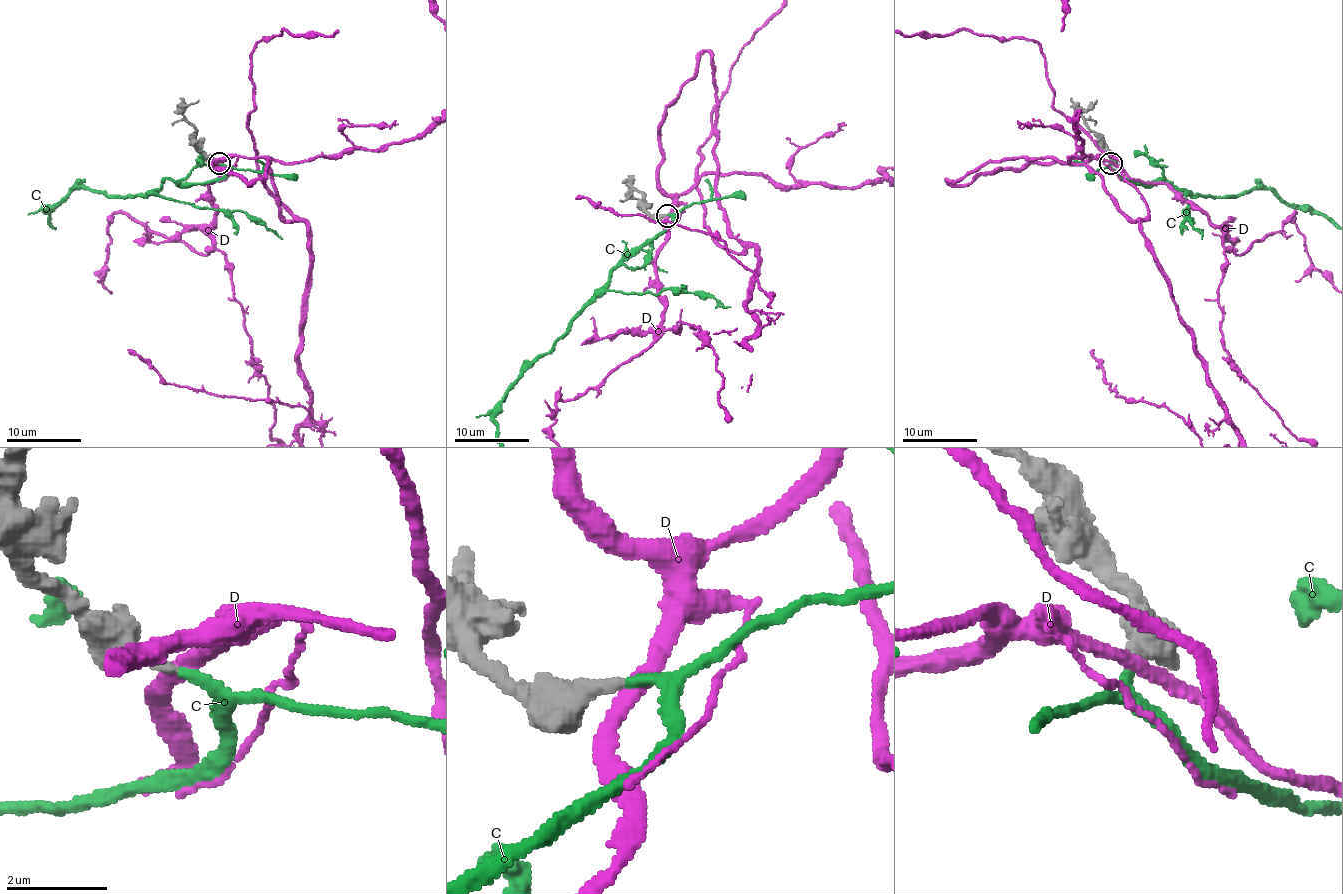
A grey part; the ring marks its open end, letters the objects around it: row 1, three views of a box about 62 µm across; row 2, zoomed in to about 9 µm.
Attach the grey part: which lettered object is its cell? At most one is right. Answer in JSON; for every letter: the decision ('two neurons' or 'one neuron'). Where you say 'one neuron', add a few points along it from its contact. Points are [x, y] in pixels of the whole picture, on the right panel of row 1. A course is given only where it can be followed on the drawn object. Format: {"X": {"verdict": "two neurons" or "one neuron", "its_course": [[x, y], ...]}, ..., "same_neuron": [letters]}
{"C": {"verdict": "one neuron"}, "D": {"verdict": "two neurons"}, "same_neuron": ["C"]}

